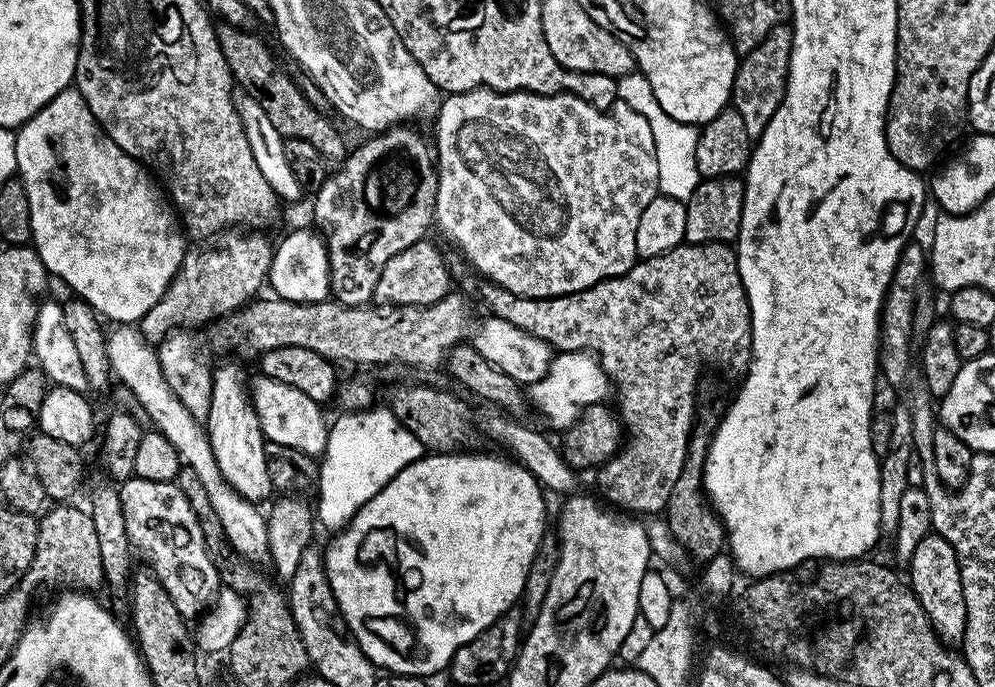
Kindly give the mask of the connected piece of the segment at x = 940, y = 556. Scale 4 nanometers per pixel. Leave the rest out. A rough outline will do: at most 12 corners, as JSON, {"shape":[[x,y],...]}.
{"shape":[[935,534],[912,555],[910,591],[945,645],[968,615],[954,546]]}

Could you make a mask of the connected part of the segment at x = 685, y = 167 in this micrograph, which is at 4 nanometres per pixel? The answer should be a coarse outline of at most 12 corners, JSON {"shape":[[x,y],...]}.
{"shape":[[639,70],[616,94],[654,134],[659,195],[686,202],[702,179],[700,128],[670,118]]}

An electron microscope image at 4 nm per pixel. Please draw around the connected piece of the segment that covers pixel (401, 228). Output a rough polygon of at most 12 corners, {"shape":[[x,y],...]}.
{"shape":[[412,126],[349,151],[315,194],[330,296],[367,305],[425,239],[438,165]]}

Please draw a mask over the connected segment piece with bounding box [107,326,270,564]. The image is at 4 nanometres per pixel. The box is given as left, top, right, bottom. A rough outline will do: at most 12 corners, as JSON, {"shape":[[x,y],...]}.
{"shape":[[132,326],[107,333],[115,379],[198,474],[233,553],[269,559],[268,521],[222,478],[207,431]]}

